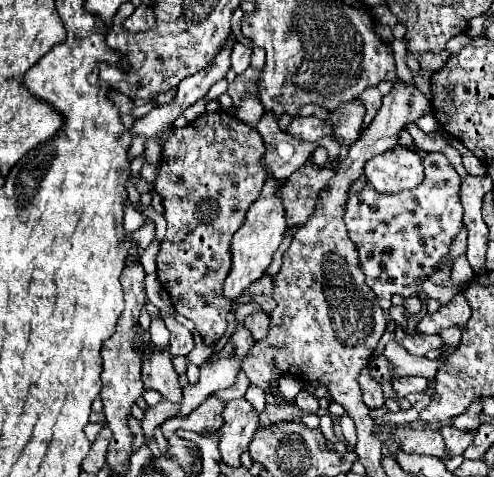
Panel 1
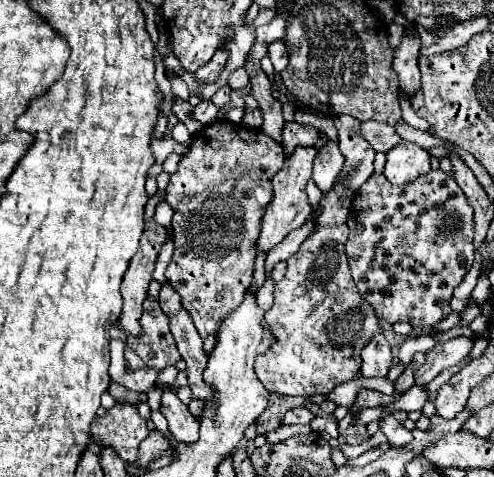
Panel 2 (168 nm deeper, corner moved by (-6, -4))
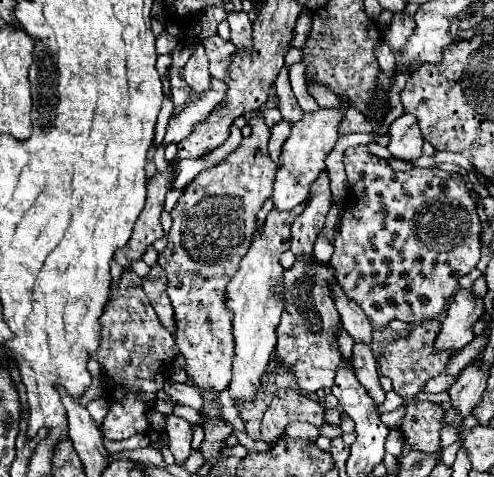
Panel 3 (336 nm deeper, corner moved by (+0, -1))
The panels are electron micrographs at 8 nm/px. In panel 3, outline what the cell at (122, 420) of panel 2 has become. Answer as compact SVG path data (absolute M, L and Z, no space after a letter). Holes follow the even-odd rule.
M123 272L119 286L109 294L109 306L101 316L101 346L93 352L93 358L103 364L106 378L113 381L108 384L114 389L111 406L101 424L107 440L125 440L149 430L147 410L155 402L155 392L163 388L165 376L171 374L169 370L177 352L177 344L171 334L163 330L149 298L143 292L141 278L135 272Z

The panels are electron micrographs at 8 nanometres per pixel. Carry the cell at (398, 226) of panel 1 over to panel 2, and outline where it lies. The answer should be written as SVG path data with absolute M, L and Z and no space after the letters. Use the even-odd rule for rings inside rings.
M435 169L417 177L417 181L395 187L389 185L383 173L373 173L353 199L349 229L345 253L349 257L351 277L361 297L375 309L375 315L391 325L407 321L415 327L435 327L445 317L441 305L449 303L475 259L473 207L457 181Z

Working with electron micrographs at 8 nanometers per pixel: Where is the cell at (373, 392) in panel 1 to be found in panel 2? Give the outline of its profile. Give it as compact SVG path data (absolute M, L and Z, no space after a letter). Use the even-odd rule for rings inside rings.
M377 333L361 351L361 373L363 377L385 377L391 369L393 357L389 341L383 337L383 333Z

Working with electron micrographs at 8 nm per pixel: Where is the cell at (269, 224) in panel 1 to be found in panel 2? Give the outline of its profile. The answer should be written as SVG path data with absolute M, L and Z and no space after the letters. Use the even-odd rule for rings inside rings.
M297 147L291 157L285 159L283 169L273 177L273 191L275 197L271 205L267 205L265 215L263 215L263 229L257 239L257 247L271 251L277 243L281 243L293 229L301 227L313 213L313 205L307 199L307 181L311 179L311 169L313 169L313 159L317 155L315 147Z

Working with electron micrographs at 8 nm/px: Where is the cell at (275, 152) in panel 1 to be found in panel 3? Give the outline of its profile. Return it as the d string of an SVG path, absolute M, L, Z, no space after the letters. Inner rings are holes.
M229 12L227 22L231 26L231 42L235 44L237 50L249 50L253 46L253 30L251 30L251 20L245 12Z

